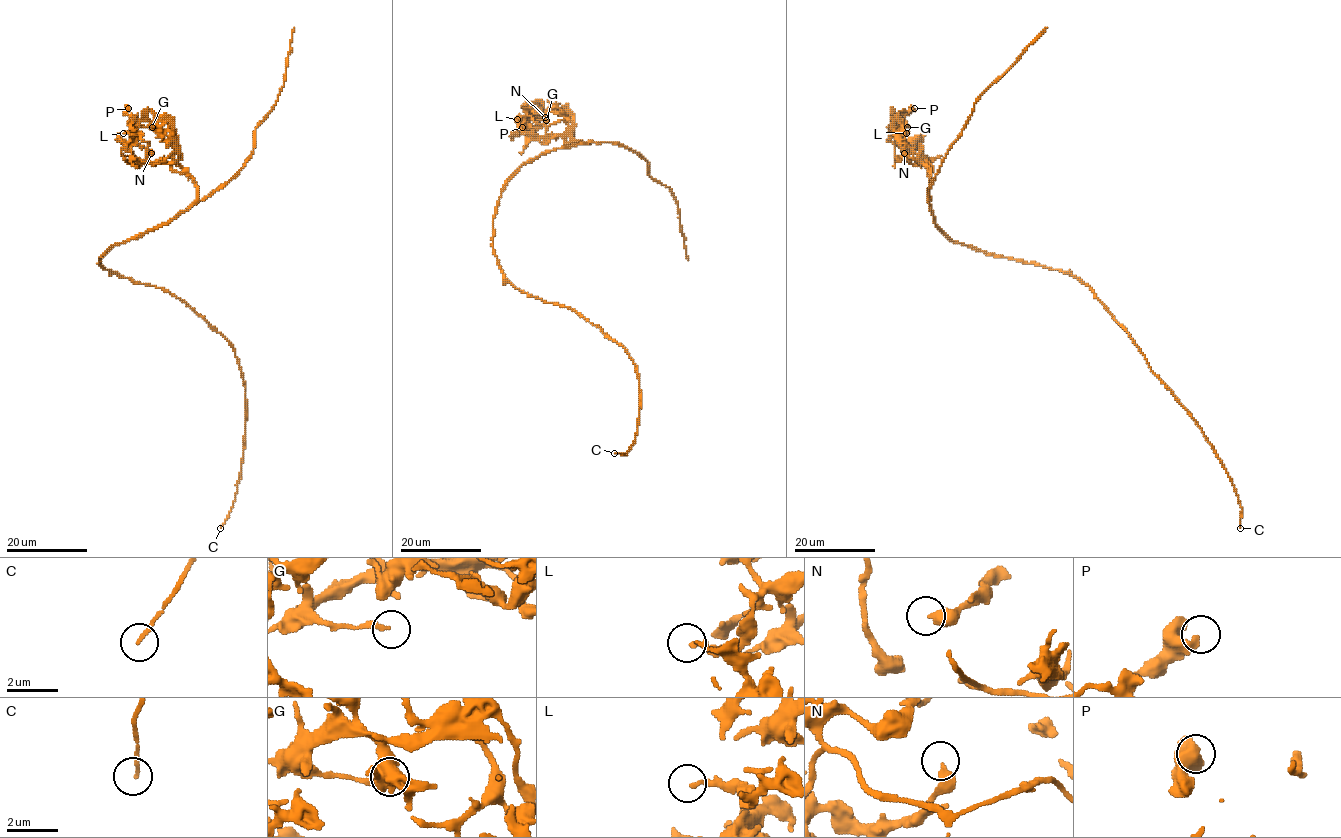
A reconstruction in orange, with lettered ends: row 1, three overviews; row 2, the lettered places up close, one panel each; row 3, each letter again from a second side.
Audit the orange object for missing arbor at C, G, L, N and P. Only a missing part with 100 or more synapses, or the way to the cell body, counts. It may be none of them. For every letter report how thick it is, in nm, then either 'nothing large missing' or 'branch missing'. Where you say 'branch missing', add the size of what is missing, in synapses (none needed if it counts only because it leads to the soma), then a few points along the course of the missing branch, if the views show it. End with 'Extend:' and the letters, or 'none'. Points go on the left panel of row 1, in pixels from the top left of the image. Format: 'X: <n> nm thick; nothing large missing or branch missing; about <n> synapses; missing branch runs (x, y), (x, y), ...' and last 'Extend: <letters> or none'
C: 110 nm thick; nothing large missing
G: 120 nm thick; nothing large missing
L: 170 nm thick; nothing large missing
N: 440 nm thick; nothing large missing
P: 420 nm thick; nothing large missing
Extend: none

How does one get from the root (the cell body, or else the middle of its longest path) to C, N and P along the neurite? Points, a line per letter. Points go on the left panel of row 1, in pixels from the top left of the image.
C: (99, 264), (138, 283), (166, 289), (201, 315), (233, 349), (245, 384), (245, 448), (233, 505), (220, 528)
N: (99, 264), (110, 247), (167, 224), (197, 199), (195, 181), (175, 163), (140, 163), (130, 148), (151, 153)
P: (99, 264), (197, 199), (175, 163), (133, 157), (144, 159), (149, 141), (128, 108)

